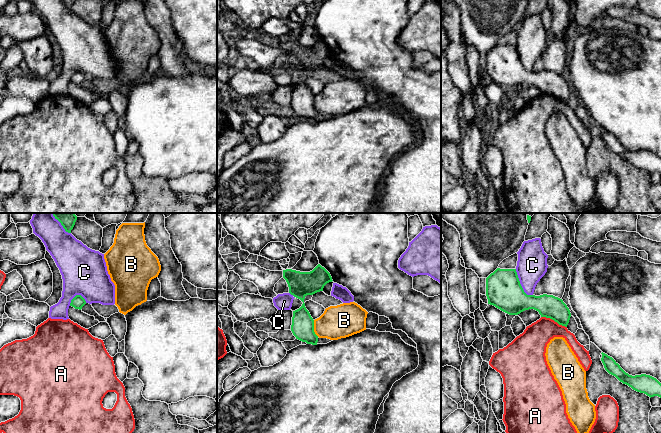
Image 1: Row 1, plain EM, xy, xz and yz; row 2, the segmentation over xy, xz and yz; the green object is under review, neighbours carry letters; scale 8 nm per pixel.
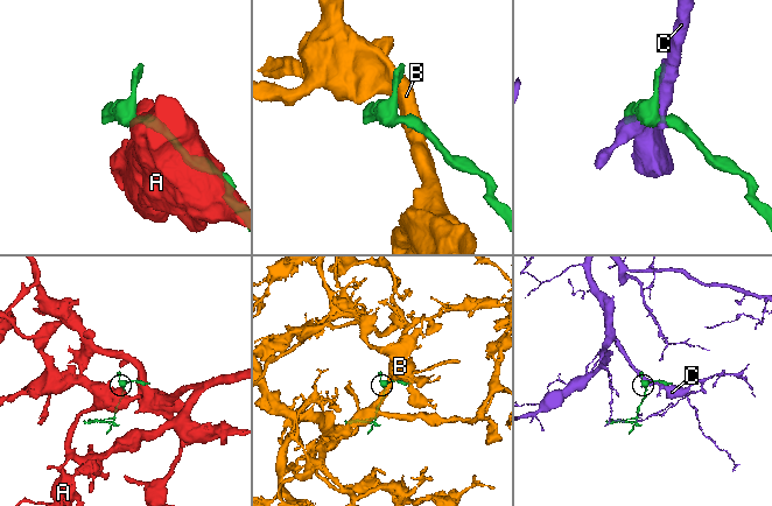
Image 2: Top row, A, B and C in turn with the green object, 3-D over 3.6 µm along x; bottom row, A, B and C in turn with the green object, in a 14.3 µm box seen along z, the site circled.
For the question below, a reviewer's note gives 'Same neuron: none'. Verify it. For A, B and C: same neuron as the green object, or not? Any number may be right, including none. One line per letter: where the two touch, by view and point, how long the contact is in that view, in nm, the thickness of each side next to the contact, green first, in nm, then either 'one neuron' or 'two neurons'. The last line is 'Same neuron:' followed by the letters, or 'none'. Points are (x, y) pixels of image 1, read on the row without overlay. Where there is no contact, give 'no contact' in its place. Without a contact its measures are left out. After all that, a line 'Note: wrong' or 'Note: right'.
A: contact yz (554, 96); length 220 nm; calibres 190 and 220 nm; two neurons
B: contact xz (313, 104); length 140 nm; calibres 180 and 260 nm; two neurons
C: contact yz (520, 60); length 260 nm; calibres 280 and 240 nm; two neurons
Same neuron: none
Note: right

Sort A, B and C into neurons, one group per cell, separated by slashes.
A / B / C

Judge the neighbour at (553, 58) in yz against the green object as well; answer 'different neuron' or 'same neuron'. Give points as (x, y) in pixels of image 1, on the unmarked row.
different neuron

